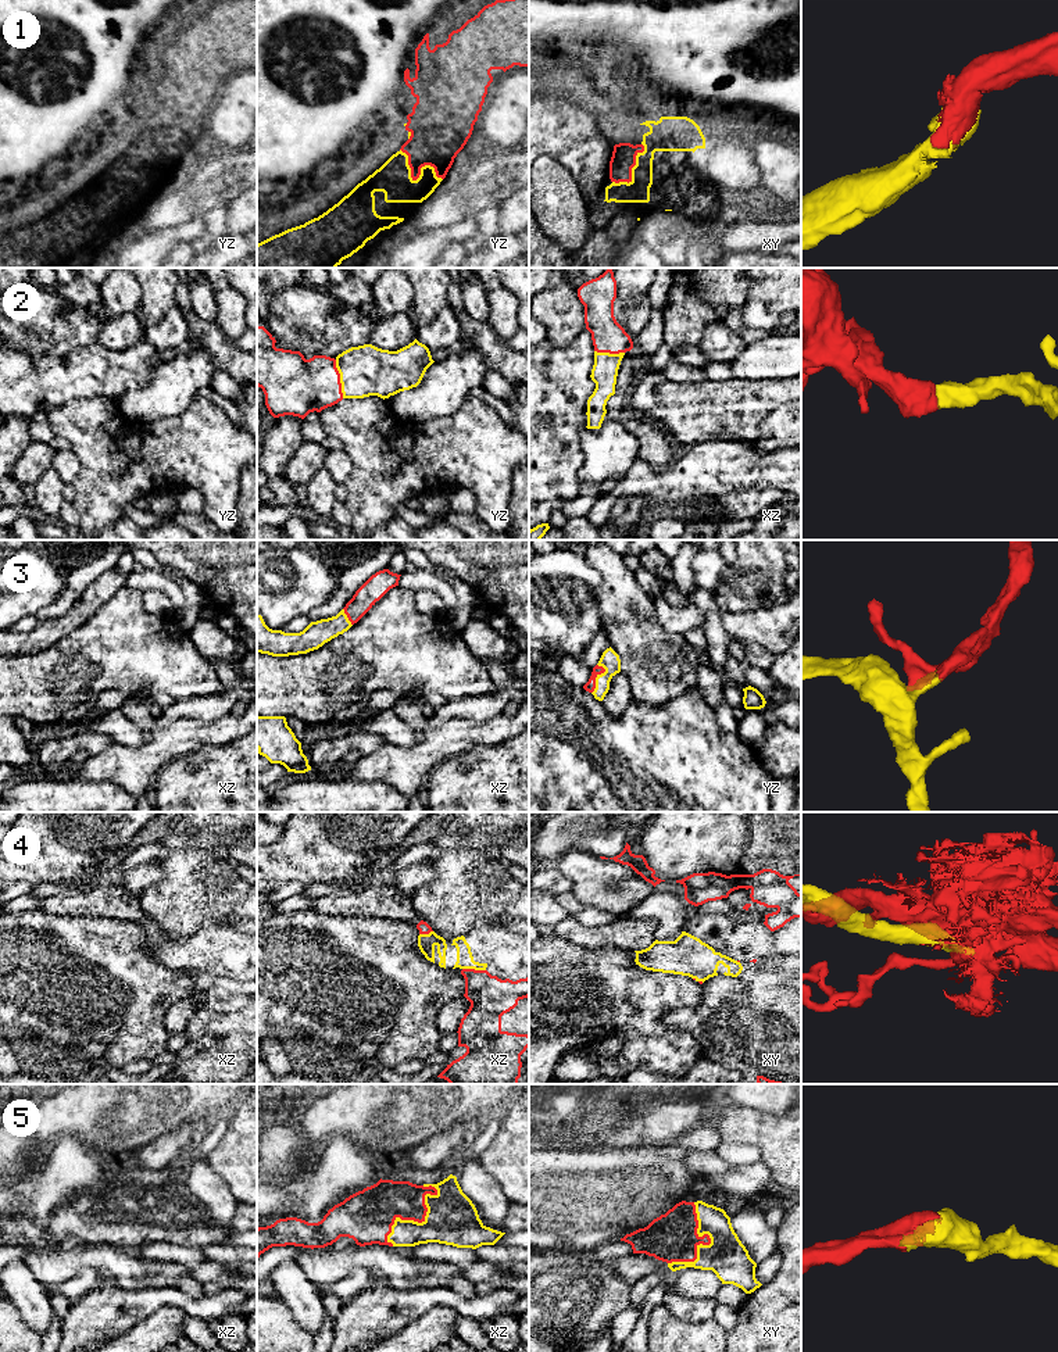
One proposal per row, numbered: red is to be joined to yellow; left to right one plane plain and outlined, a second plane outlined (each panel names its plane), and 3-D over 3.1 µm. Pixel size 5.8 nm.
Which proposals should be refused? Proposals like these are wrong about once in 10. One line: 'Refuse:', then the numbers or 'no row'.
Refuse: 4

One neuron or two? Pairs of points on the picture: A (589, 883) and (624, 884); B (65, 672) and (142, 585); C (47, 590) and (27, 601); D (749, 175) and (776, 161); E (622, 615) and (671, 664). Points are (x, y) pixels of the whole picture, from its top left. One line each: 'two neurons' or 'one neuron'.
A: one neuron
B: two neurons
C: one neuron
D: two neurons
E: one neuron

